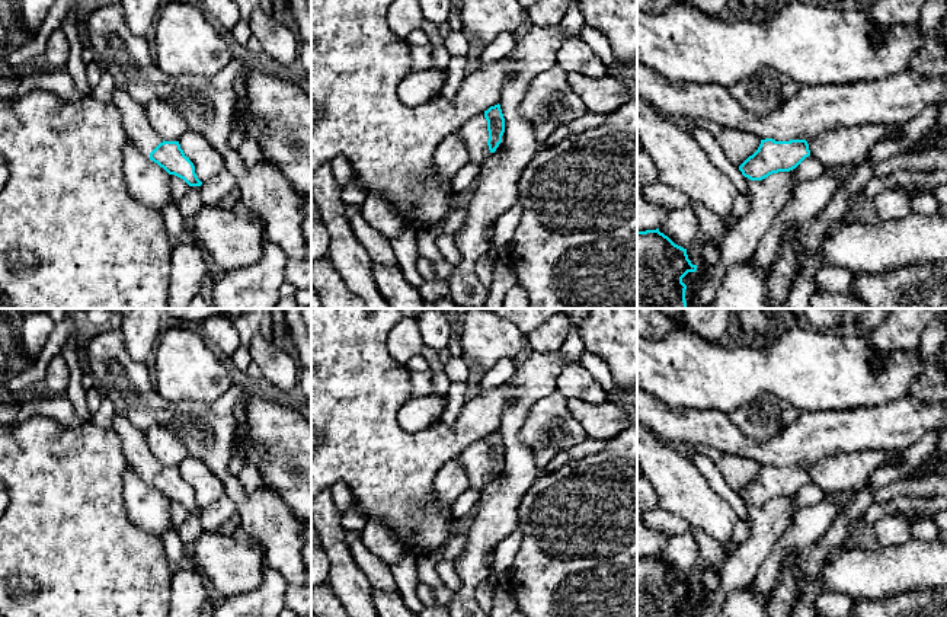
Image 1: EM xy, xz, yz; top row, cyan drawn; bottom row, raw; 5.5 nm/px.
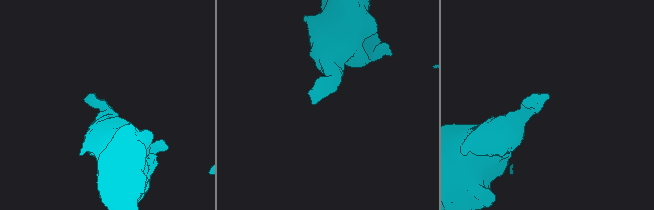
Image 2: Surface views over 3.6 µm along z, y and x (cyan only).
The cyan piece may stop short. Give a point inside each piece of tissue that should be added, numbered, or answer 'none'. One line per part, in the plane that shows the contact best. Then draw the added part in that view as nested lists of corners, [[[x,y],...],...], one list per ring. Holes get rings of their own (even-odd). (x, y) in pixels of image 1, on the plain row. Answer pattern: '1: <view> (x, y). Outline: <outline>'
1: xz (474, 460). Outline: [[[484,438],[465,447],[457,460],[465,470],[470,489],[482,492],[483,487],[492,480],[487,471],[489,457]]]

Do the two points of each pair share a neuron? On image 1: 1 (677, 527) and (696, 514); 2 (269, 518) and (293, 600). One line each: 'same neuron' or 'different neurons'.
1: different neurons
2: different neurons

